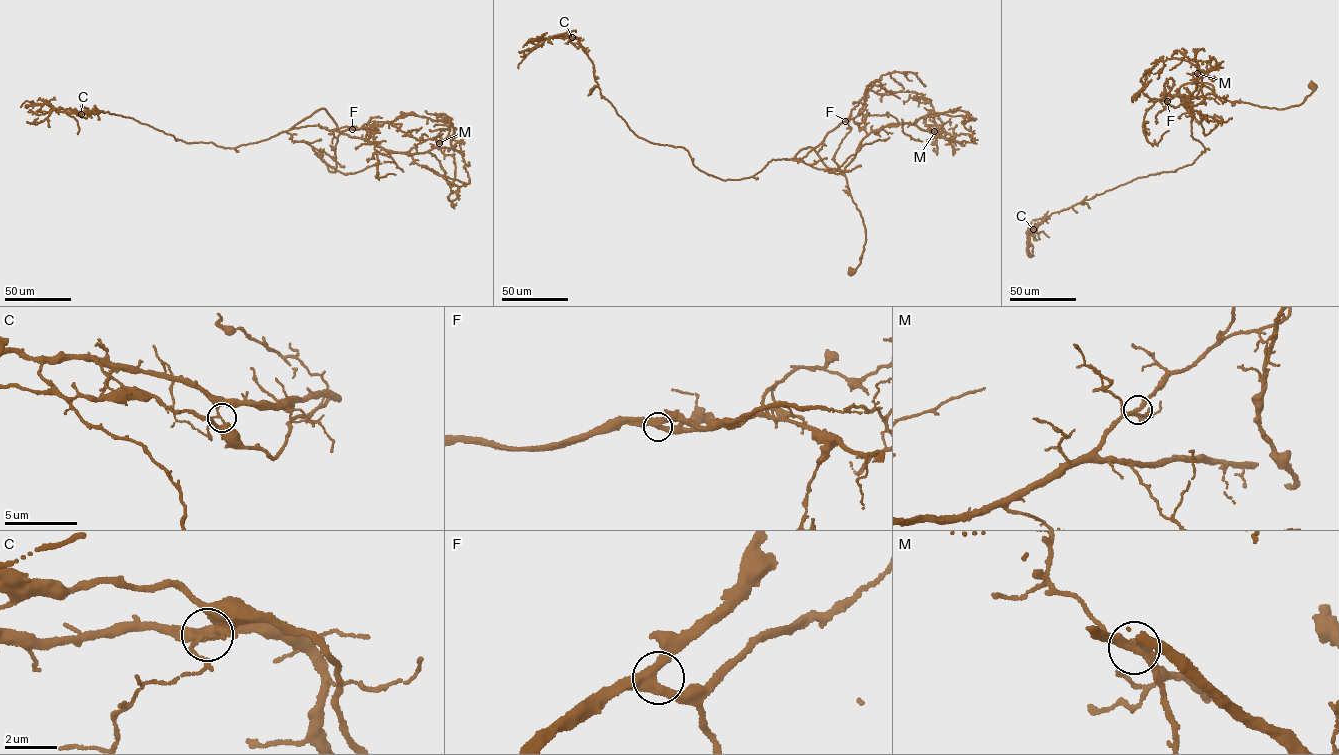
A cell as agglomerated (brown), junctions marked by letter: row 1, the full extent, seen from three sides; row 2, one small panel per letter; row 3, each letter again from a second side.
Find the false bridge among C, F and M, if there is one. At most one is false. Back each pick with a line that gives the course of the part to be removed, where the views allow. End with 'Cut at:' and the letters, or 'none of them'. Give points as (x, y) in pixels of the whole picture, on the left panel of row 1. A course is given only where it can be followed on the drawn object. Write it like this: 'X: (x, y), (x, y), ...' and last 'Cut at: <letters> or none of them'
C: (81, 114), (26, 101), (21, 107)
Cut at: C

